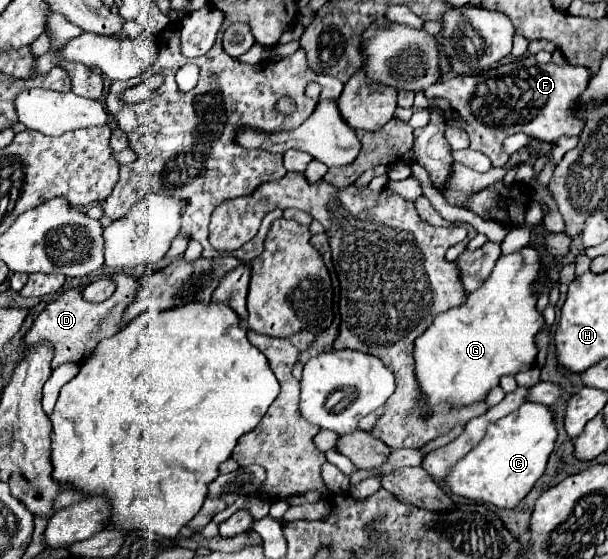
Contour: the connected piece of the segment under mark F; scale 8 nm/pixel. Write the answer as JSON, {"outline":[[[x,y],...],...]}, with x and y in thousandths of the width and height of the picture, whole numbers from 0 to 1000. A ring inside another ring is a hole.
{"outline":[[[867,100],[791,132],[725,143],[702,157],[699,172],[706,179],[735,179],[742,197],[768,218],[768,240],[775,250],[771,265],[801,275],[811,297],[827,297],[834,290],[827,250],[840,240],[860,236],[890,254],[910,254],[923,243],[952,243],[962,218],[942,200],[942,190],[965,157],[965,147],[969,125],[959,118],[916,118],[910,111],[887,114],[880,100]]]}

